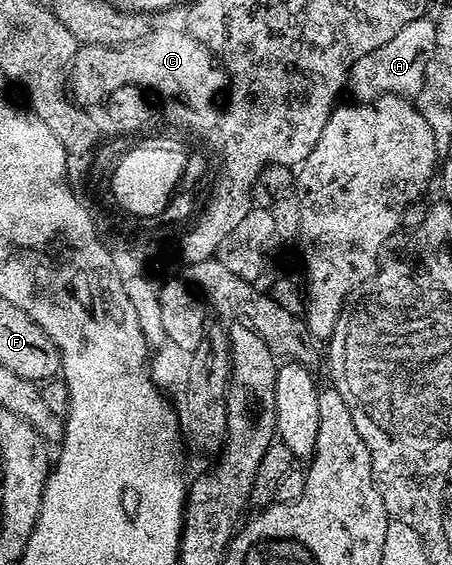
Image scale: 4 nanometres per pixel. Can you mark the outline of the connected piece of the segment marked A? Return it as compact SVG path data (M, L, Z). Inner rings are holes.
M432 18L415 20L410 26L402 26L398 34L386 46L378 46L378 50L370 50L352 64L346 85L347 91L353 92L355 99L360 102L376 100L391 92L396 96L407 96L409 98L419 97L424 85L424 71L428 65L429 58L436 49L436 21Z

